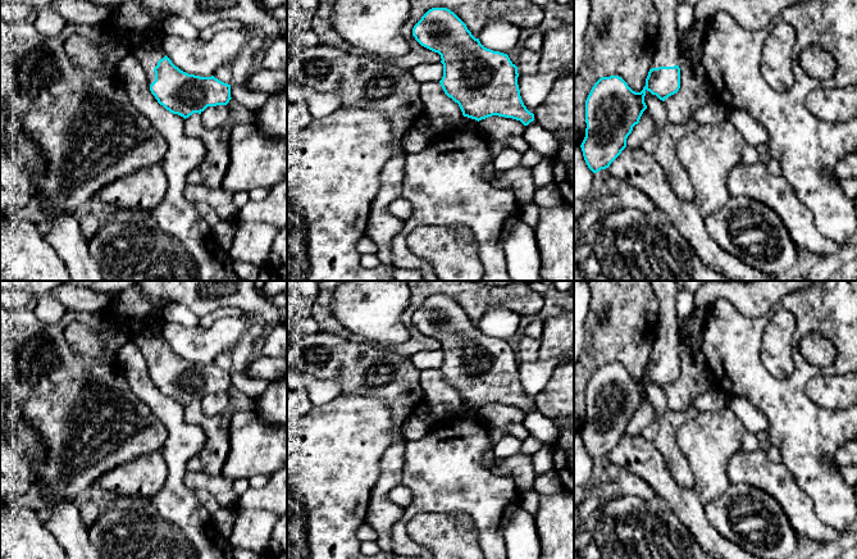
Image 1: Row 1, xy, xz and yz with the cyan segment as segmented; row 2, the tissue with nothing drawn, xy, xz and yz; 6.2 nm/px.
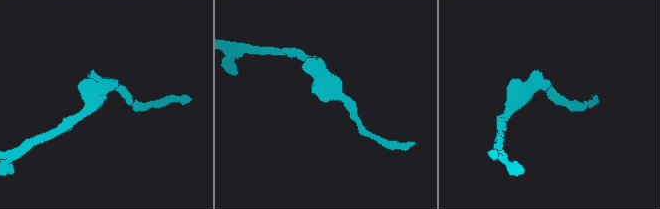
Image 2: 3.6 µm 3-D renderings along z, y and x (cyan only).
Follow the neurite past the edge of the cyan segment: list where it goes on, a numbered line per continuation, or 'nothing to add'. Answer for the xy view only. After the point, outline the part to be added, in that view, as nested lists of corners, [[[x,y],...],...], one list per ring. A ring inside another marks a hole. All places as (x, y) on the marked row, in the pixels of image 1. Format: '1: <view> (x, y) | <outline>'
1: xy (149, 54) | [[[165,35],[158,40],[149,40],[142,46],[131,51],[146,72],[150,85],[155,81],[154,68],[158,65],[158,62],[165,56],[163,47],[164,36]]]

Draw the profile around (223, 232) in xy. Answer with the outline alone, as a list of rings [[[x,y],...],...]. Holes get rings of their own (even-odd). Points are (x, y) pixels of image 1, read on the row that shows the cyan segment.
[[[220,219],[218,224],[211,227],[211,233],[216,244],[225,251],[232,246],[236,235],[236,222]]]

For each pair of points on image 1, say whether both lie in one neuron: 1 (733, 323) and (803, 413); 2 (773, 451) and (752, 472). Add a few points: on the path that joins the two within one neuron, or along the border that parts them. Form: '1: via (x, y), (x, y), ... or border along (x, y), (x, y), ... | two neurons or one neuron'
1: via (739, 349), (743, 366), (778, 400) | one neuron
2: border along (765, 451), (774, 462), (780, 462) | two neurons

